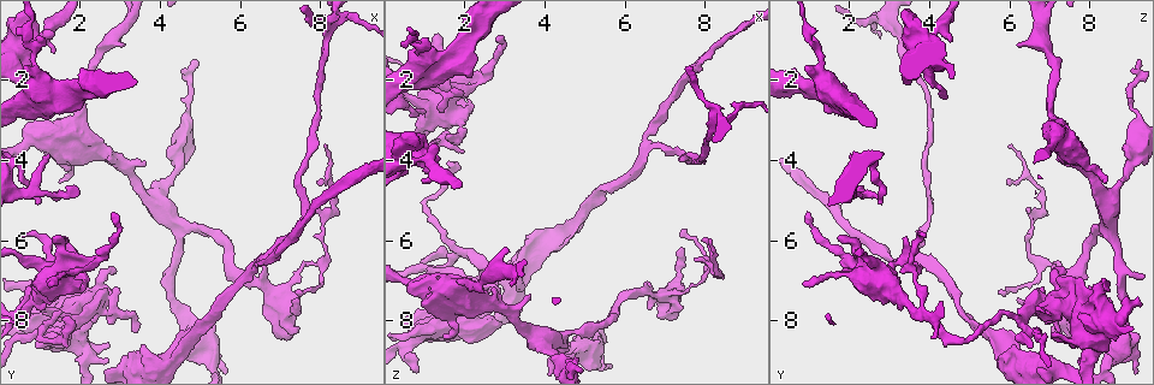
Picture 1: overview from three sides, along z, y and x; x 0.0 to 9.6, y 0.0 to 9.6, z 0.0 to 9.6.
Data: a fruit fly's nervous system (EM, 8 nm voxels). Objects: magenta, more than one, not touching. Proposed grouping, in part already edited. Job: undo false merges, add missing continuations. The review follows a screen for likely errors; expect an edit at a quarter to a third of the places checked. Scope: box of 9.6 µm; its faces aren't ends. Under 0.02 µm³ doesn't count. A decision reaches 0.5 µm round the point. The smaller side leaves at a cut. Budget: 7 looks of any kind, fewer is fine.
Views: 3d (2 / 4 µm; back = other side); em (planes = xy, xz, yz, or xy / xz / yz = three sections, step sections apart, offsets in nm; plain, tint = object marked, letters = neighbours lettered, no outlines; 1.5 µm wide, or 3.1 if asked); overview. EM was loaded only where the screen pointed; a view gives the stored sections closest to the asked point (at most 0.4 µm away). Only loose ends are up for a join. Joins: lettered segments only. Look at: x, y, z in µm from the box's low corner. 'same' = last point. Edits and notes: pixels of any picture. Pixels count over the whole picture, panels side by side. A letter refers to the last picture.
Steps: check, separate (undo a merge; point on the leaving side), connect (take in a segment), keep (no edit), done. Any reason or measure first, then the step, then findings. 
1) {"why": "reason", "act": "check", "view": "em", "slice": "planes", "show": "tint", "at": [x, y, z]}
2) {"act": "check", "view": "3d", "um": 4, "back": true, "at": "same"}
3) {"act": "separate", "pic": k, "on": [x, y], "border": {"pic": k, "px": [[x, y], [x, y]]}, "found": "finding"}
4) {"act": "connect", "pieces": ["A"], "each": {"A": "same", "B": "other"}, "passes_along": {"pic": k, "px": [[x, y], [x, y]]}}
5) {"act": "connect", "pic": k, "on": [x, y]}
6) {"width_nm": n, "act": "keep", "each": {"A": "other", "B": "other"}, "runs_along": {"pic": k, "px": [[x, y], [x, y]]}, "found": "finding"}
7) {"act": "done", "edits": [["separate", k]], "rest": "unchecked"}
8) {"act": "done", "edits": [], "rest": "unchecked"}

{"why": "thick end", "act": "check", "view": "em", "slice": "planes", "show": "plain", "at": [1.10, 2.90, 2.10]}

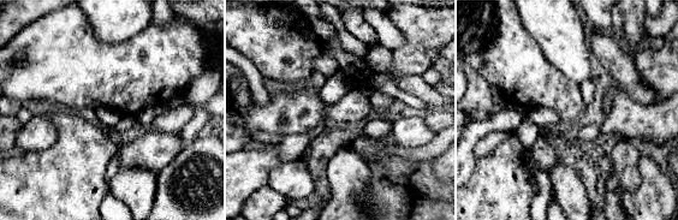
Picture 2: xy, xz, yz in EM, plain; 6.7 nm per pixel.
{"why": "with the object marked", "act": "check", "view": "em", "slice": "planes", "show": "tint", "at": "same"}

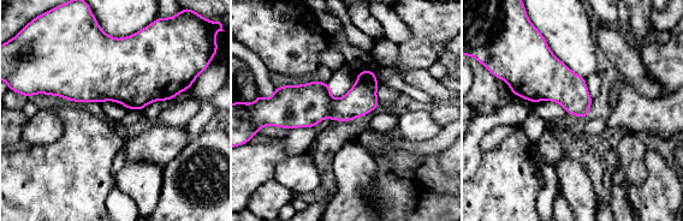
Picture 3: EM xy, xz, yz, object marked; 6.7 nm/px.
{"why": "what lies round it", "act": "check", "view": "em", "slice": "planes", "show": "letters", "at": "same"}

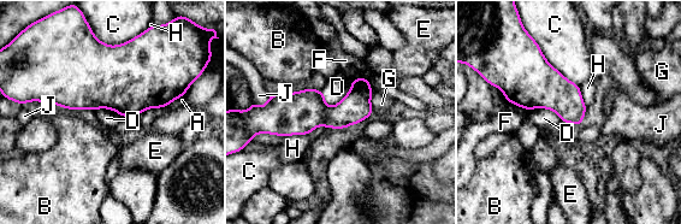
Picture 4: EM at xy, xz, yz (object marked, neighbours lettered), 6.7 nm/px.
{"act": "keep", "each": {"A": "other", "B": "other", "C": "other", "D": "other", "E": "other", "F": "other", "G": "other", "H": "other", "J": "other"}, "found": "none of them fits"}

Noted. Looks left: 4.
{"why": "end of a long branch", "act": "check", "view": "3d", "um": 4, "at": [1.65, 7.85, 4.10]}

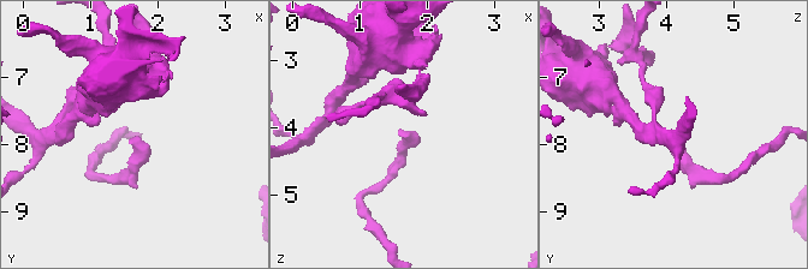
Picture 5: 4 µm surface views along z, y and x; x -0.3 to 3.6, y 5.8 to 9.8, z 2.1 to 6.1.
{"act": "check", "view": "em", "slice": "yz", "step": 4, "show": "letters", "at": [1.70, 7.90, 4.10]}

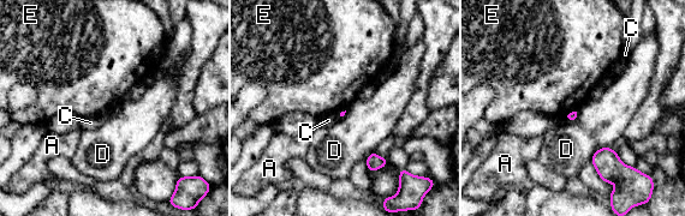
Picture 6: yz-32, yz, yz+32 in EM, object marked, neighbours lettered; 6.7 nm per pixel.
{"act": "keep", "each": {"A": "other", "C": "other", "D": "other", "E": "other"}, "border": {"pic": 6, "px": [[577, 107], [563, 116]]}, "found": "no lettered segment goes on from it"}

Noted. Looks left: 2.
{"why": "free end", "act": "check", "view": "3d", "um": 4, "at": [1.40, 4.50, 8.45]}

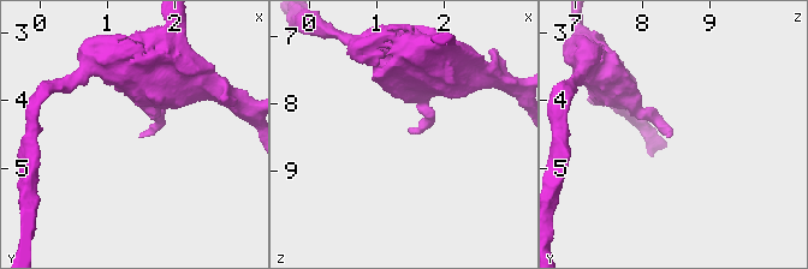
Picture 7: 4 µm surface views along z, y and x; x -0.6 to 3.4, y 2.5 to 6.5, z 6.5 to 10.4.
{"why": "shape alone is not enough", "act": "check", "view": "em", "slice": "xy", "step": 8, "show": "letters", "at": [1.45, 4.50, 8.40]}

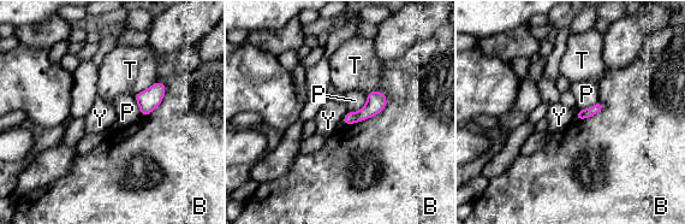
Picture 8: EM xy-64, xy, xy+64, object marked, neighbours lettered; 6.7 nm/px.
{"longest_contact_nm": ["B", 360], "act": "keep", "each": {"B": "other", "P": "other", "T": "other", "Y": "other"}, "border": {"pic": 8, "px": [[347, 111], [341, 124]]}, "found": "no lettered segment goes on from it"}

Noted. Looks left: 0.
{"act": "done", "edits": [], "rest": "unchecked"}

